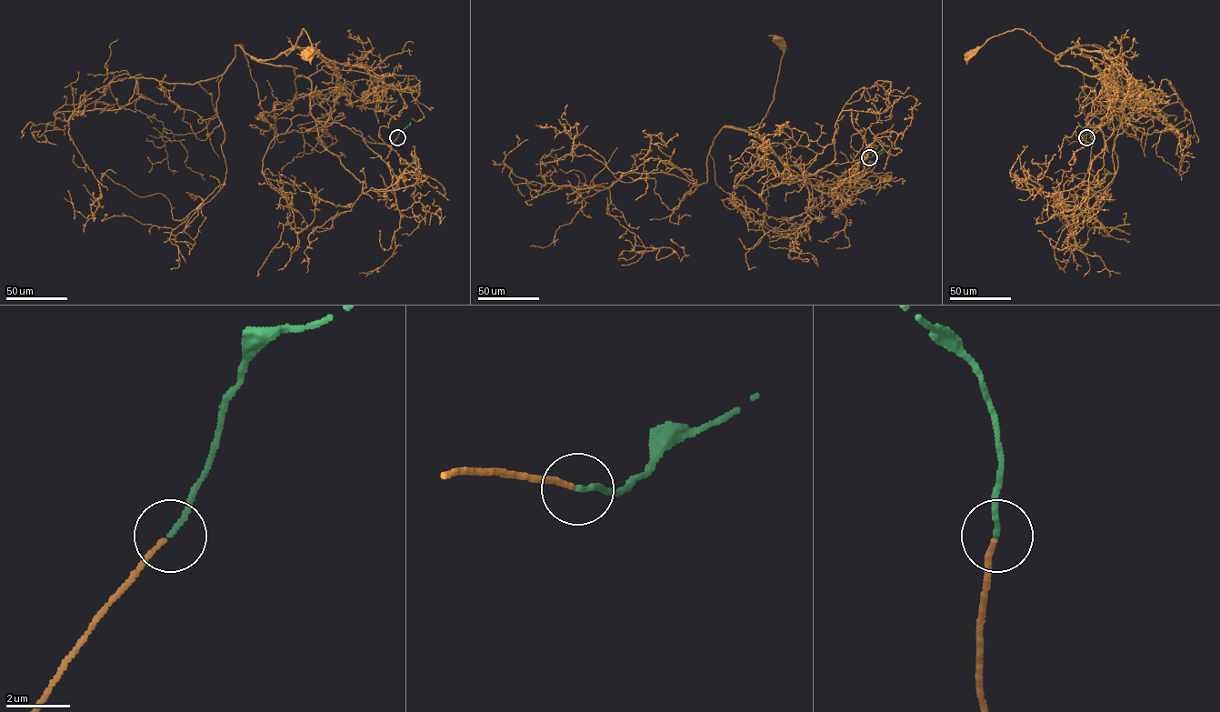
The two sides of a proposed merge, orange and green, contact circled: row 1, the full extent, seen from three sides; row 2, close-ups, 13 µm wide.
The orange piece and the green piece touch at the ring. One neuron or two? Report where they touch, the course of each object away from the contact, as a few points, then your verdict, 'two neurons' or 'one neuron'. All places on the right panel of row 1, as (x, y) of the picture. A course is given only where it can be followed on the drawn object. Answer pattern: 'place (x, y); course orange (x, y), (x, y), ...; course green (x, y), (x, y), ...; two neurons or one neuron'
place (1086, 137); course orange (1086, 137), (1087, 146), (1112, 120), (1110, 96), (1103, 71), (1076, 47), (1054, 55), (1014, 29), (971, 54); course green (1086, 137), (1085, 131), (1077, 122); one neuron

